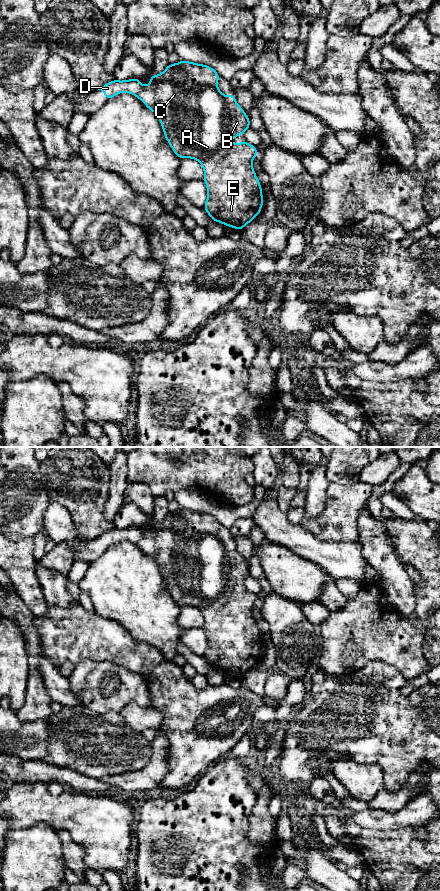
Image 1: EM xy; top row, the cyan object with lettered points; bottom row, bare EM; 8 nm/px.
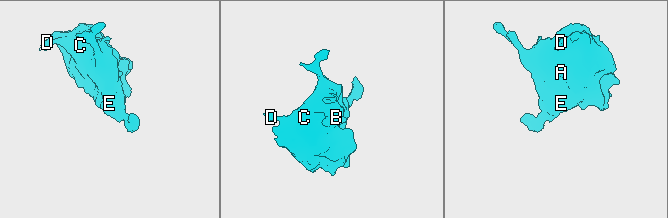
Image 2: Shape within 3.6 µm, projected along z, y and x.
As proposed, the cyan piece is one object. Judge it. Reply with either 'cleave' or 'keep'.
keep

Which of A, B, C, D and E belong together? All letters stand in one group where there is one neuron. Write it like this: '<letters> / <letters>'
A B C D E

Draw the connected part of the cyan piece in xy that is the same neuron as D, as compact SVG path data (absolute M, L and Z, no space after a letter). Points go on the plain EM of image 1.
M180 509L169 512L159 523L149 524L151 530L143 534L140 527L118 529L114 527L100 535L106 547L113 546L116 542L128 540L139 546L148 557L153 559L160 568L164 583L174 601L180 606L191 606L200 610L205 624L208 645L204 657L212 669L220 670L225 674L241 678L261 660L263 654L262 635L257 627L252 614L253 607L257 604L257 595L242 588L241 592L230 591L231 586L244 582L250 576L250 567L245 559L235 548L233 540L225 544L218 536L219 522L210 514Z

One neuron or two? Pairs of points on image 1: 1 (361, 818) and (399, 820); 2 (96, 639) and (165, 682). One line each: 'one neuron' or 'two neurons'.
1: one neuron
2: one neuron

